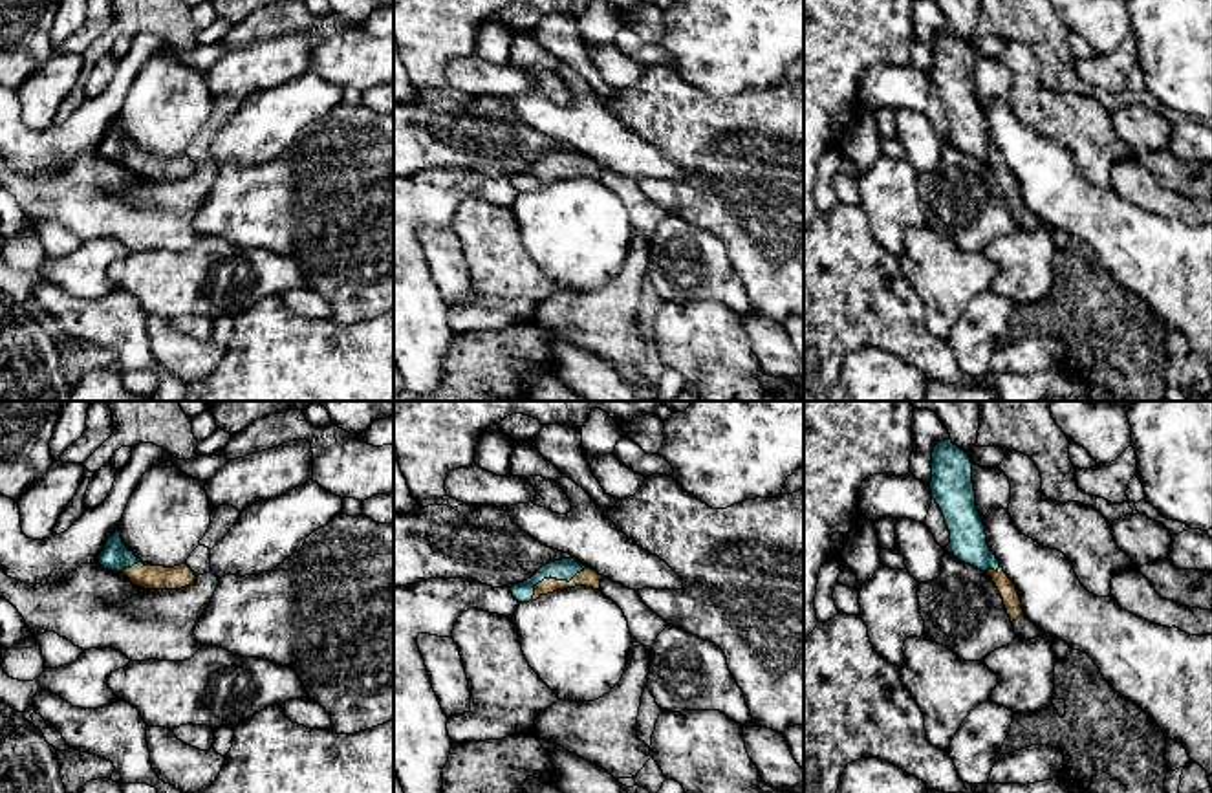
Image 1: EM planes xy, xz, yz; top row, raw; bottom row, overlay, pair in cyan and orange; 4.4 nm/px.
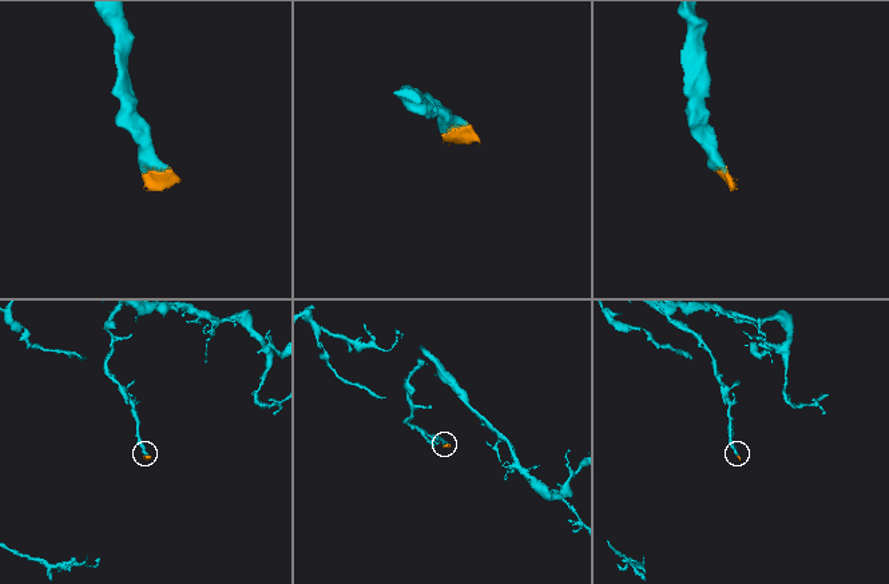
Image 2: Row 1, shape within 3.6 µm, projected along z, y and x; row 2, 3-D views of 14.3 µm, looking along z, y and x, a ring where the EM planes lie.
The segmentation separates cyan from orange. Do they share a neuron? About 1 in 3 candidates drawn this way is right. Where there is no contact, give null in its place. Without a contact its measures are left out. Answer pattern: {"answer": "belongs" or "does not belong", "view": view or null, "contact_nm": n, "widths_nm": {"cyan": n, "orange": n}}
{"answer": "belongs", "view": "xz", "contact_nm": 300, "widths_nm": {"cyan": 100, "orange": 80}}

